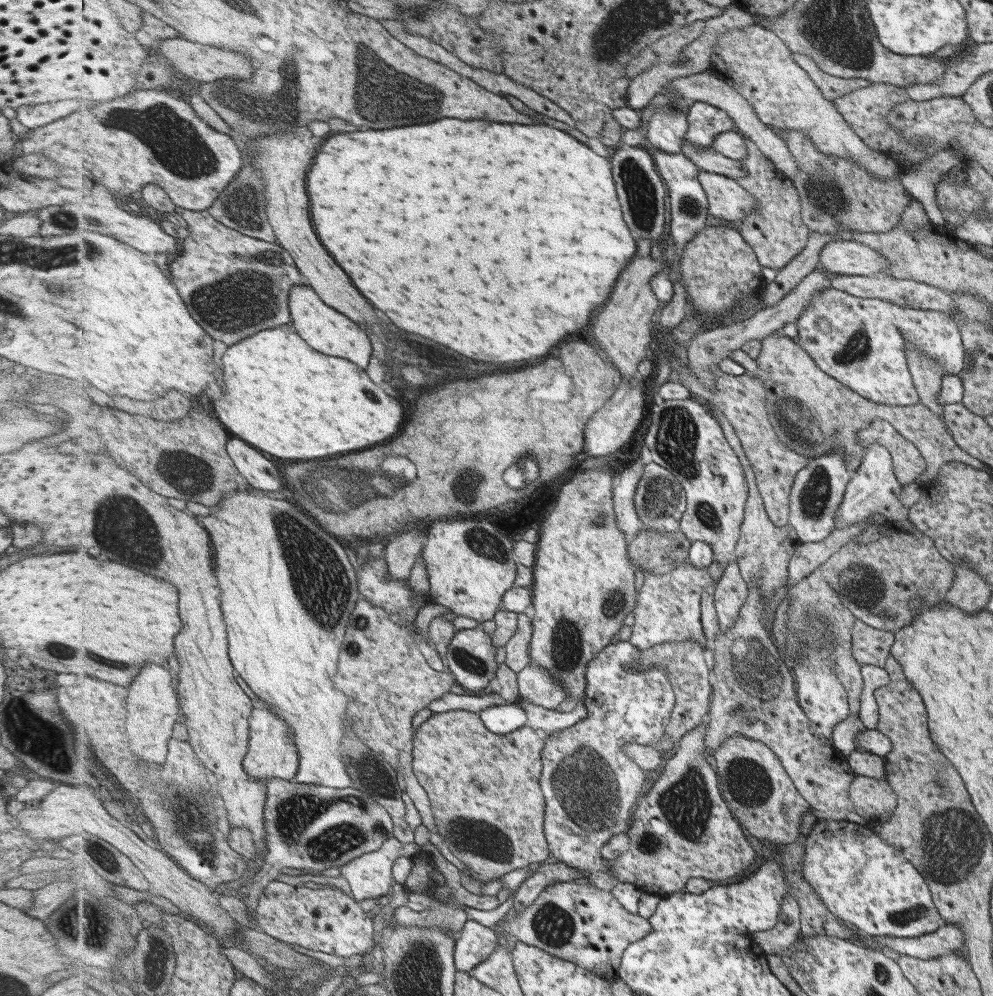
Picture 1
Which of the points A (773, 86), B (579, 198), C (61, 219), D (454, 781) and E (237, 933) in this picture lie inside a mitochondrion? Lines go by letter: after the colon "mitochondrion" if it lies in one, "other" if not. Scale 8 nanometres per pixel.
A: other
B: other
C: mitochondrion
D: other
E: other

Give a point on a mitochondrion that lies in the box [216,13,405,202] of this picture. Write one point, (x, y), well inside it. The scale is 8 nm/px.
(247, 105)

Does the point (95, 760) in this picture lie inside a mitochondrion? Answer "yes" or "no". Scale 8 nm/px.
no

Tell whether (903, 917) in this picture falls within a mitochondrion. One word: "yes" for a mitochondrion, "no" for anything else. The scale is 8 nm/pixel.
yes

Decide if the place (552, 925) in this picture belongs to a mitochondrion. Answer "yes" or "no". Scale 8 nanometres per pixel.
yes

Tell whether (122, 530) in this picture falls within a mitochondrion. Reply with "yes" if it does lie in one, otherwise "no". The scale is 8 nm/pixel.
yes

